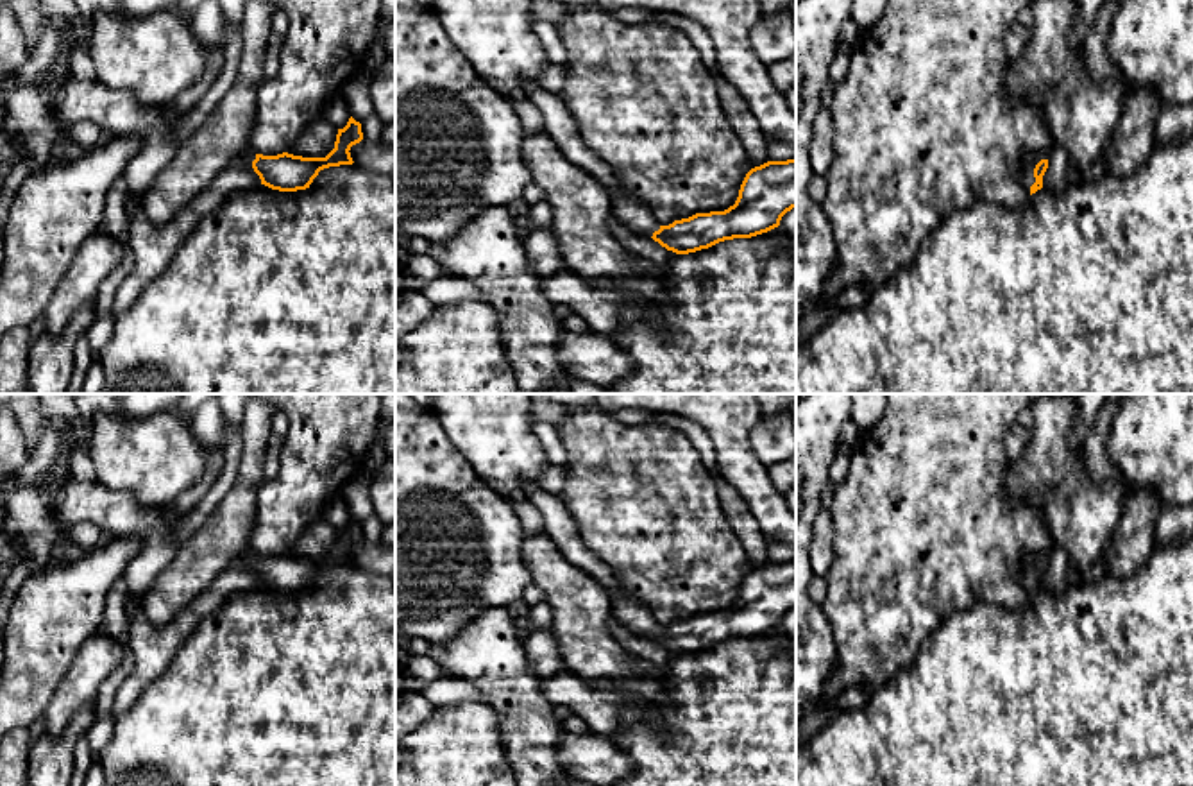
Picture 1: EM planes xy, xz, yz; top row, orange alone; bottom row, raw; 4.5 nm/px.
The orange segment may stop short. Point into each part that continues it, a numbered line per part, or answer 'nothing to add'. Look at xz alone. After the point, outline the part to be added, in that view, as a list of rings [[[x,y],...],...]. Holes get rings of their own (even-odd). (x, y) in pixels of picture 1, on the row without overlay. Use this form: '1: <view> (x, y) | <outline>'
1: xz (560, 527) | [[[531,483],[526,498],[542,514],[546,534],[553,539],[560,553],[606,587],[612,596],[612,616],[628,630],[651,639],[660,630],[651,611],[637,602],[615,571],[583,543],[574,517],[560,496],[542,489],[538,483]]]

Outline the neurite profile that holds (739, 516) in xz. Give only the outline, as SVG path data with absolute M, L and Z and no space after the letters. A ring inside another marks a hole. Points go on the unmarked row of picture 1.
M724 478L715 480L715 491L719 505L739 537L753 569L769 562L767 559L767 539L760 530L758 521L751 514L746 501L740 498L735 487L732 487Z

